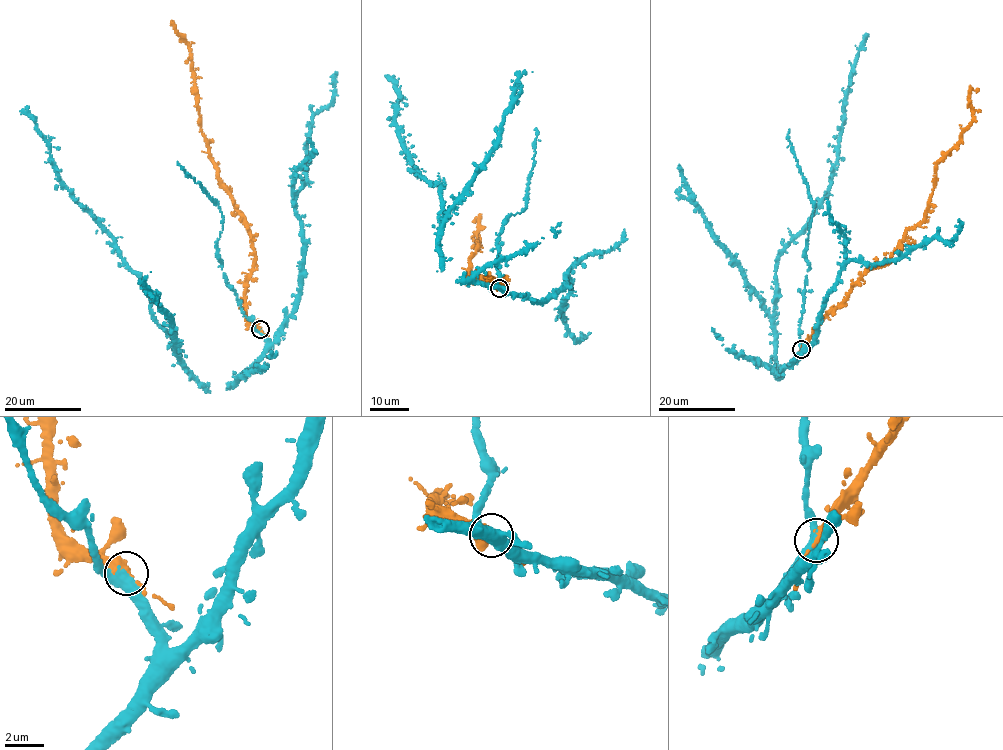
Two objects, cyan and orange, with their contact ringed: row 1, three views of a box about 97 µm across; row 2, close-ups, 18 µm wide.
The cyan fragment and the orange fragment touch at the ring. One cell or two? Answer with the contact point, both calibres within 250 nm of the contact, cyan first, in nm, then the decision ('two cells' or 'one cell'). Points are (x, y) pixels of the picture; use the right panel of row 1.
at (801, 349); 480 nm thick on the cyan side, 360 nm on the other; one cell

